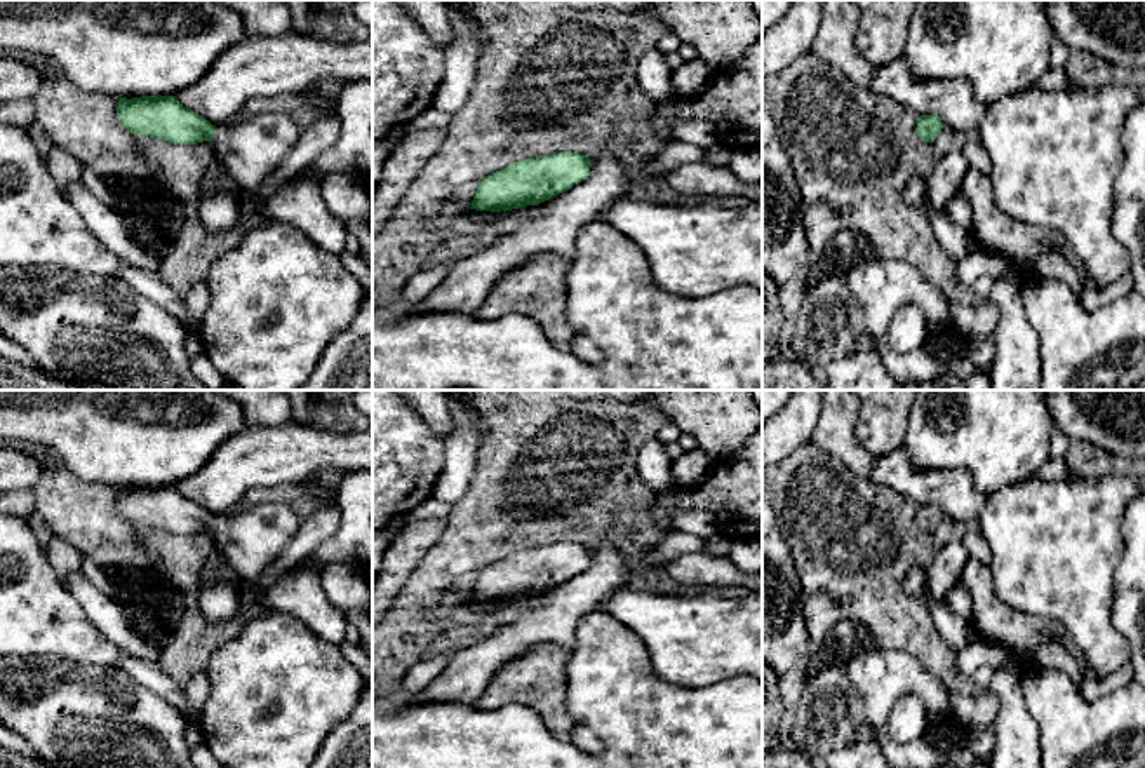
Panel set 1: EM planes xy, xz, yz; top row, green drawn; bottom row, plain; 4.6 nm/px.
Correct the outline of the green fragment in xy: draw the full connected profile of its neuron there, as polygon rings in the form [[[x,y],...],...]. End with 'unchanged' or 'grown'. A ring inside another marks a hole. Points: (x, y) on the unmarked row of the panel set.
[[[176,486],[117,488],[118,512],[136,526],[174,535],[211,531],[218,552],[238,573],[256,601],[264,594],[263,571],[273,564],[296,536],[303,519],[287,503],[247,503],[237,514],[212,515],[183,496]]]; grown

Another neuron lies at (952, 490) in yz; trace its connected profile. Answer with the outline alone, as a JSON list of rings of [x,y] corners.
[[[903,451],[874,460],[870,479],[921,505],[938,505],[943,515],[974,526],[988,495],[974,488],[964,467],[917,470]]]

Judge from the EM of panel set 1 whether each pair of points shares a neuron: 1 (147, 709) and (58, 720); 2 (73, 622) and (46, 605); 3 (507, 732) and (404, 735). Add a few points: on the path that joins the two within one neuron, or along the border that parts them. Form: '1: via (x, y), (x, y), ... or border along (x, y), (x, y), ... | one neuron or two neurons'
1: via (124, 720), (80, 720) | one neuron
2: via (66, 620), (53, 610) | one neuron
3: via (481, 741), (430, 741) | one neuron

